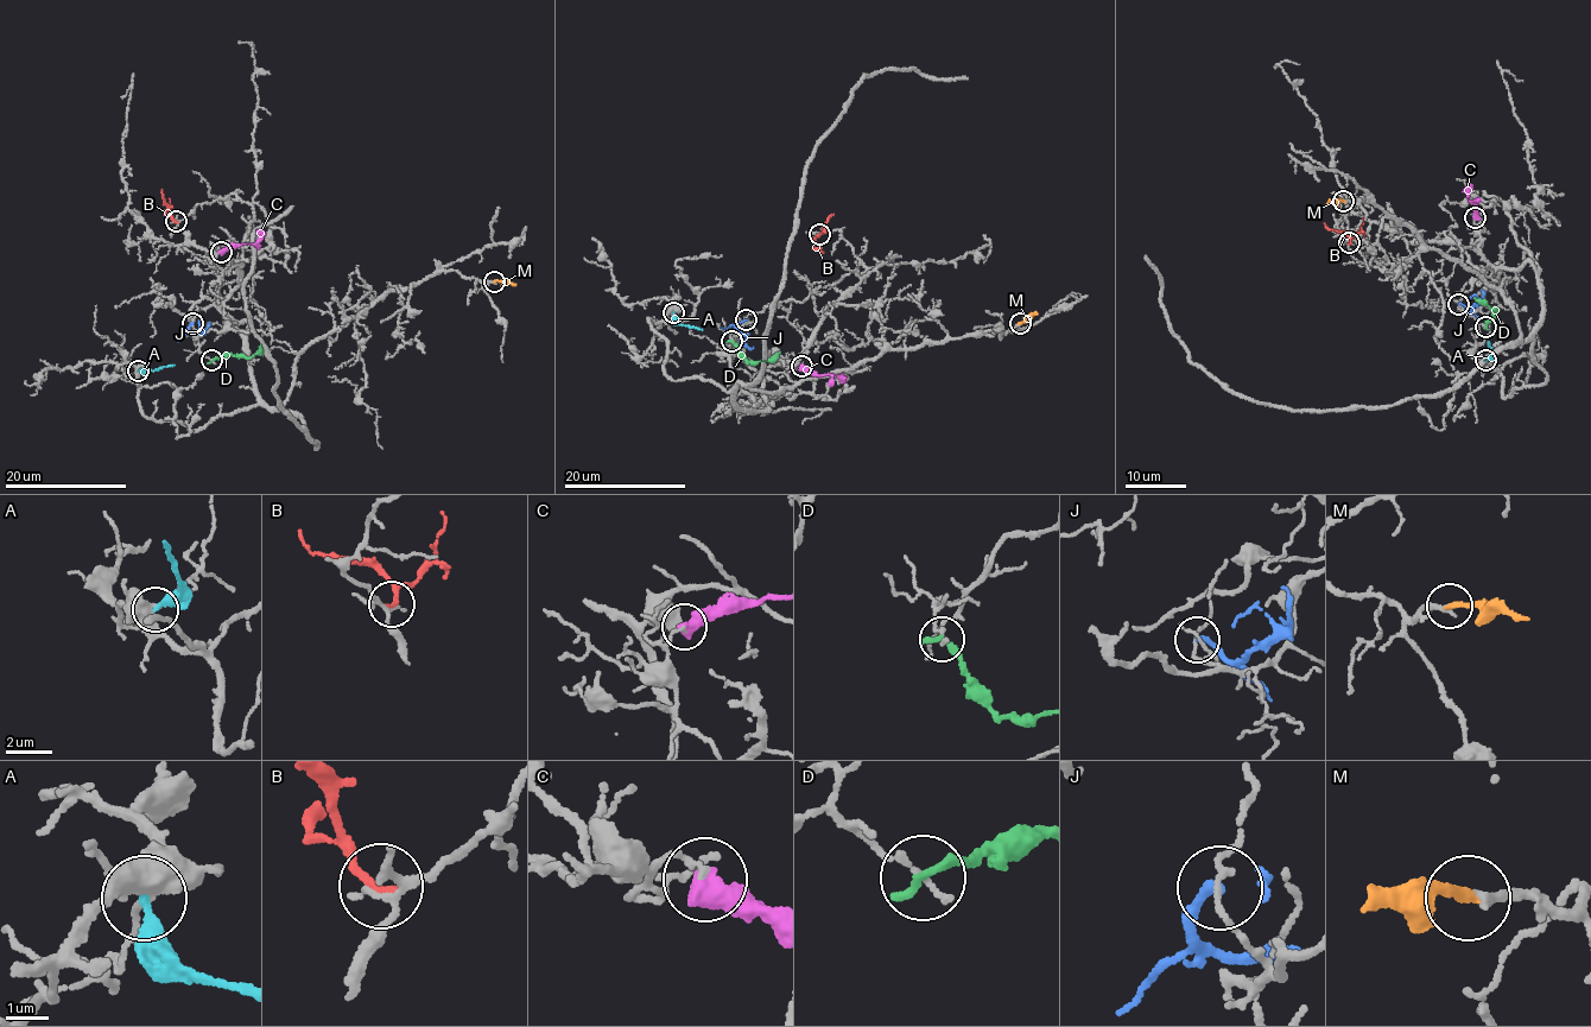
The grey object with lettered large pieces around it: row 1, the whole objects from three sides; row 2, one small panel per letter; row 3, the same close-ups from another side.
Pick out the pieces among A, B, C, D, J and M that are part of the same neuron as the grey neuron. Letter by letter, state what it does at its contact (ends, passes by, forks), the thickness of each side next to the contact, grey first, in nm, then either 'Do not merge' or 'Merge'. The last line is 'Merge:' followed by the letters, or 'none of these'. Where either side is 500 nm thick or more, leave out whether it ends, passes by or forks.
A: It ends there. Thickness 360 nm (grey) against 320 nm. Do not merge
B: It ends there. Thickness 110 nm (grey) against 200 nm. Do not merge
C: Thickness 140 nm (grey) against 600 nm. Do not merge
D: It ends there. Thickness 170 nm (grey) against 280 nm. Do not merge
J: It ends there. Thickness 120 nm (grey) against 240 nm. Do not merge
M: It ends there. Thickness 190 nm (grey) against 200 nm. Merge
Merge: M

